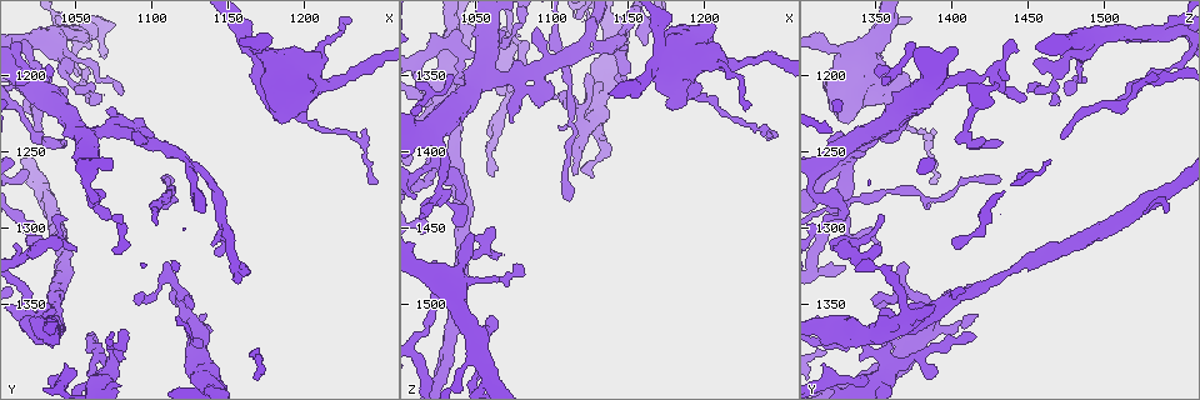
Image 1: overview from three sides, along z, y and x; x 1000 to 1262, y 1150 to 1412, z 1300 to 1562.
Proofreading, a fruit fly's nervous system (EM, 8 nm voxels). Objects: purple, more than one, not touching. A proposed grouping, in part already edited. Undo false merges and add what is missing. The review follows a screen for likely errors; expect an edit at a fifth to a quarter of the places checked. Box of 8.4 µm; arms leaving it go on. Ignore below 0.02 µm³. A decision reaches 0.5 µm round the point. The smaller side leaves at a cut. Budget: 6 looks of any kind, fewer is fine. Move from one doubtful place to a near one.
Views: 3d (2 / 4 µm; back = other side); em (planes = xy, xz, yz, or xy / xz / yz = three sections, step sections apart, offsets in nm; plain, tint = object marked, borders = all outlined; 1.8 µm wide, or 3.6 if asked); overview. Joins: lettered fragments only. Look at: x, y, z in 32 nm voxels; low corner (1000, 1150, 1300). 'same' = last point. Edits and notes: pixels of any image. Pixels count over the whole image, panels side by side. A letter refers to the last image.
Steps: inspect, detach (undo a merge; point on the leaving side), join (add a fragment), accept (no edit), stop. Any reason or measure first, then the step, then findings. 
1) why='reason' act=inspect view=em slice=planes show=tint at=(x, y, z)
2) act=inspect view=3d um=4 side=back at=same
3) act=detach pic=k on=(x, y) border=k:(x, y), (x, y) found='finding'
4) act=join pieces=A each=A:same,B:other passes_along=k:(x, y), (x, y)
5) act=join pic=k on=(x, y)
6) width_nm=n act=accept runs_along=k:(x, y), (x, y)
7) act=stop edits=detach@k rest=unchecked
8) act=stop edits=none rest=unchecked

why='free end' act=inspect view=3d um=4 at=(1122, 1350, 1352)

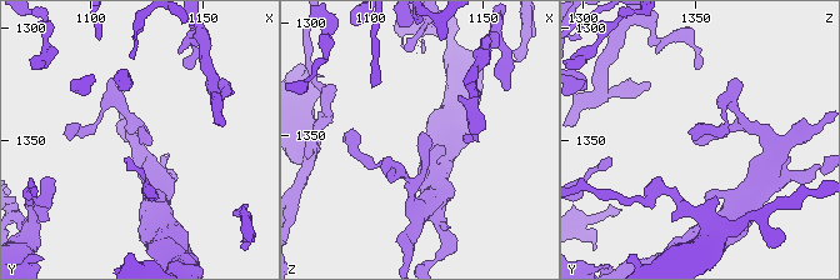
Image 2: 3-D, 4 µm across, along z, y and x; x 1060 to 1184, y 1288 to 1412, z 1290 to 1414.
act=inspect view=em um=3.6 slice=planes show=tint at=(1122, 1351, 1350)

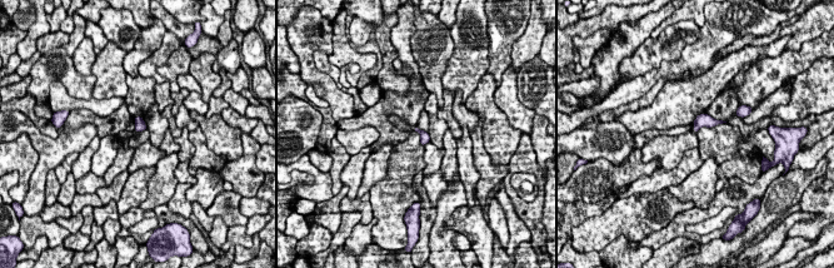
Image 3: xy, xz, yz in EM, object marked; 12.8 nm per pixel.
why='what lies round it' act=inspect view=em um=3.6 slice=planes show=borders at=same

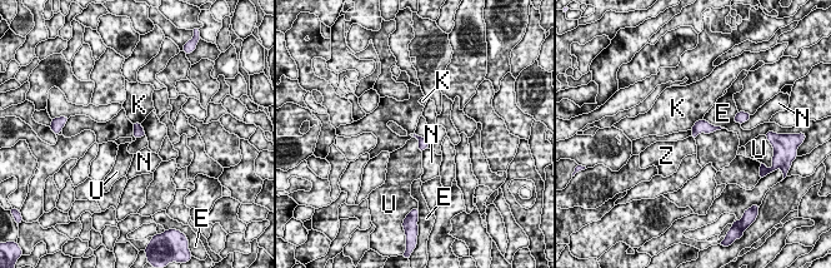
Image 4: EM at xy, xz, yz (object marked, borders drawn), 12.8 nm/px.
act=accept each=E:other,K:other,N:other,U:other,Z:other border=4:(724, 128), (700, 133), (695, 139) found='none of them fits'

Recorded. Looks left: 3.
why='calibre changes' act=inspect view=em um=3.6 slice=xz step=8 show=tint at=(1032, 1368, 1352)

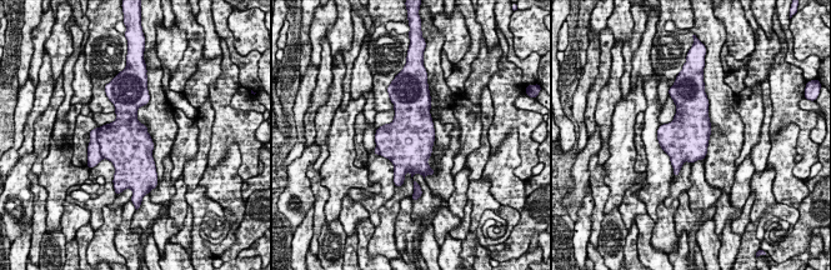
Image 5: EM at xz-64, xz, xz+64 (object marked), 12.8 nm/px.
act=inspect view=em um=3.6 slice=xz step=8 show=borders at=same

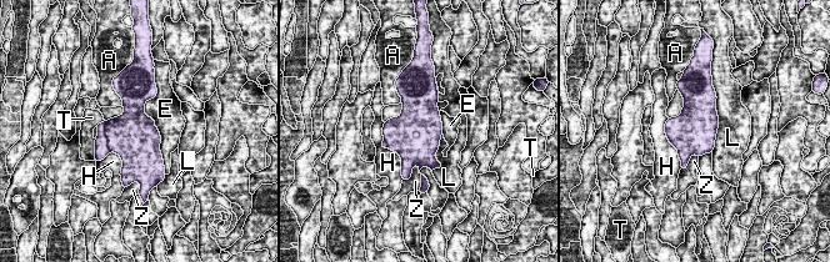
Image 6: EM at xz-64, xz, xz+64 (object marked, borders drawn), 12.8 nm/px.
act=detach pic=6 on=(124, 134) each=A:other,E:other,H:other,L:other,T:other,Z:other found='two neurons meet here'

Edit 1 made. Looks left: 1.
act=stop edits=detach@6 rest=unchecked

